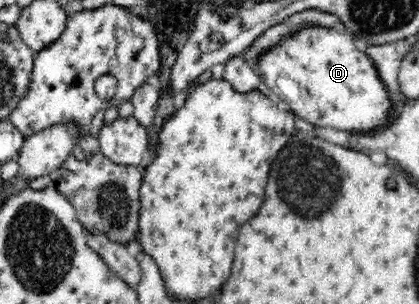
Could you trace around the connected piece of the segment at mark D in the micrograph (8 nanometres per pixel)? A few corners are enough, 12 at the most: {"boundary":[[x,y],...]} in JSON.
{"boundary":[[307,27],[263,55],[267,93],[316,126],[383,132],[398,103],[366,51]]}

